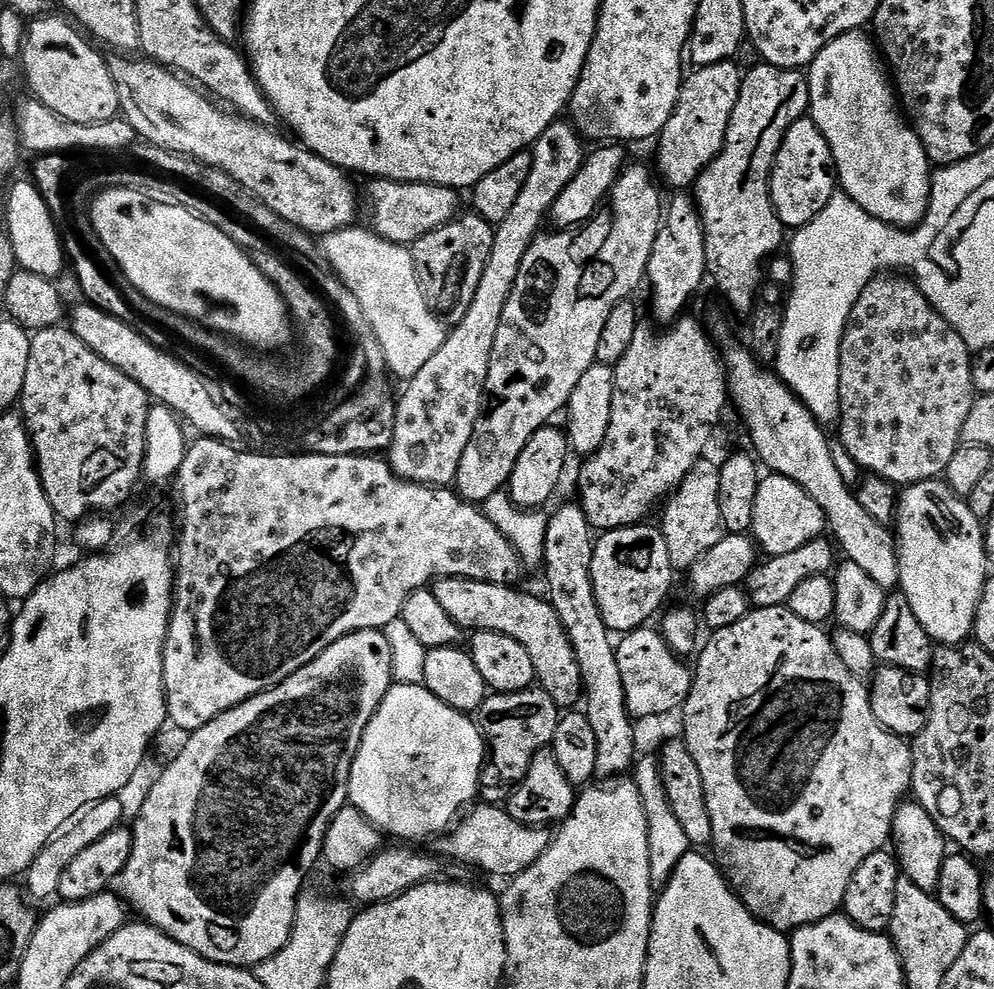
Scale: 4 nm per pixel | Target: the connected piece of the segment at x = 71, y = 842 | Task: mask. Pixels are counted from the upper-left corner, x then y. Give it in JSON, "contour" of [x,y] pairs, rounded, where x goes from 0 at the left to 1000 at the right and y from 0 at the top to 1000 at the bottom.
{"contour":[[[120,804],[109,805],[98,813],[91,814],[90,817],[78,819],[78,823],[70,823],[70,827],[66,827],[66,831],[62,831],[62,835],[58,835],[58,839],[50,847],[48,854],[41,859],[38,868],[34,868],[34,872],[28,877],[26,902],[33,911],[55,907],[58,903],[58,892],[62,892],[62,880],[66,880],[66,876],[70,876],[70,872],[74,868],[78,868],[78,863],[82,863],[82,859],[87,859],[87,855],[95,855],[95,851],[99,851],[99,847],[122,836],[124,829],[121,828],[125,825],[125,813],[121,808]]]}

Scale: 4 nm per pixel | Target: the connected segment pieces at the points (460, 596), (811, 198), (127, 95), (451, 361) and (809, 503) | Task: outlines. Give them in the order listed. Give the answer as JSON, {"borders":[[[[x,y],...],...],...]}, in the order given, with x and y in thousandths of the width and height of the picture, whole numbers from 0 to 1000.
{"borders":[[[[444,582],[433,595],[445,617],[457,625],[464,637],[500,639],[517,645],[517,649],[525,649],[529,661],[533,661],[533,669],[537,669],[542,695],[547,696],[559,712],[578,713],[575,711],[579,708],[579,700],[581,704],[586,696],[584,674],[577,665],[577,657],[567,640],[565,629],[550,606],[543,604],[542,607],[521,596],[522,594],[510,590],[470,586],[464,582]]],[[[817,120],[801,121],[795,131],[791,131],[791,140],[787,140],[785,145],[777,169],[777,182],[773,187],[779,212],[793,233],[810,231],[816,222],[824,220],[835,200],[842,197],[841,165],[827,131],[823,131]]],[[[148,59],[121,60],[125,61],[114,60],[111,65],[121,113],[142,143],[231,176],[235,184],[272,208],[276,216],[288,220],[288,224],[315,240],[325,241],[359,225],[362,202],[354,187],[355,179],[345,170],[317,158],[301,145],[273,133],[275,130],[271,126],[257,125],[246,117],[226,111],[172,69],[165,69]]],[[[560,123],[535,147],[533,180],[529,180],[529,188],[525,188],[509,220],[498,228],[497,249],[493,249],[493,261],[489,261],[489,273],[485,273],[485,285],[477,293],[477,305],[473,305],[469,322],[448,339],[441,358],[405,389],[406,397],[402,405],[397,405],[394,448],[388,454],[388,464],[402,484],[432,491],[451,491],[458,486],[473,439],[477,439],[477,427],[483,421],[497,338],[501,336],[505,313],[513,301],[525,261],[544,234],[543,225],[549,222],[561,196],[569,192],[573,180],[586,168],[590,157],[587,145],[574,124]]],[[[780,479],[770,480],[766,484],[759,504],[759,528],[755,541],[770,563],[799,560],[799,556],[804,556],[816,546],[826,545],[830,538],[827,512],[823,512],[823,508],[819,508],[819,504],[815,504],[815,499],[811,499],[803,487]]]]}

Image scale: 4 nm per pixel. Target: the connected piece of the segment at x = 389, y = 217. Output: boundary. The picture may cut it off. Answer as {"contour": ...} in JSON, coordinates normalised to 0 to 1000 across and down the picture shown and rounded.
{"contour":[[[375,181],[371,186],[373,230],[384,241],[397,247],[413,249],[421,241],[441,233],[458,222],[463,210],[464,195],[444,186],[407,186],[404,182]]]}

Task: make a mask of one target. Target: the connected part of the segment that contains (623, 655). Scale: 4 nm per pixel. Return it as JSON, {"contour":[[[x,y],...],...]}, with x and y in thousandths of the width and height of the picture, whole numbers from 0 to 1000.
{"contour":[[[659,634],[640,635],[625,647],[628,648],[620,651],[620,668],[626,681],[633,724],[644,729],[668,724],[671,720],[683,721],[696,697],[697,676],[678,662]]]}

